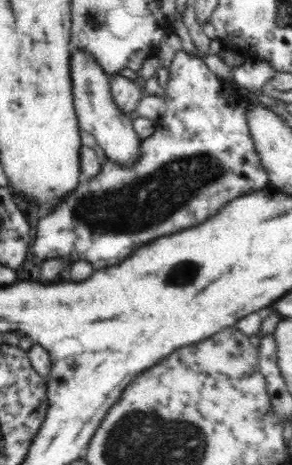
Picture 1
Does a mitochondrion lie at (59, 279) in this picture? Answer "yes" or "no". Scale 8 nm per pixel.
no

